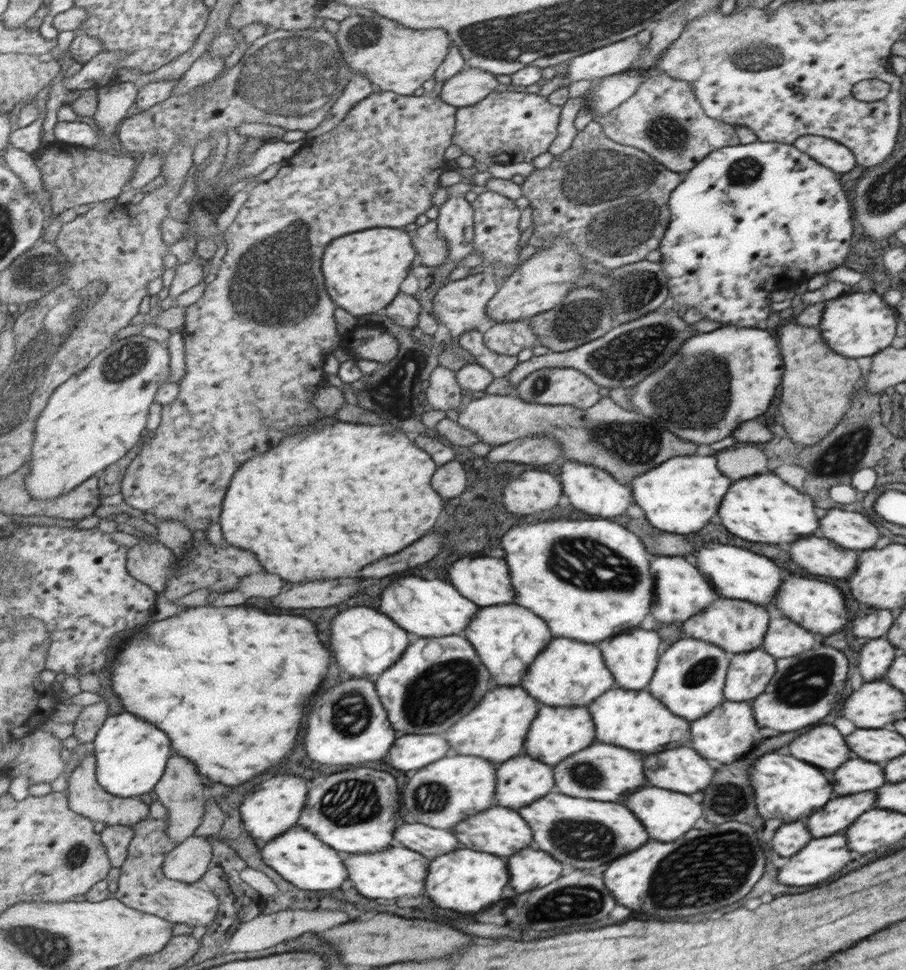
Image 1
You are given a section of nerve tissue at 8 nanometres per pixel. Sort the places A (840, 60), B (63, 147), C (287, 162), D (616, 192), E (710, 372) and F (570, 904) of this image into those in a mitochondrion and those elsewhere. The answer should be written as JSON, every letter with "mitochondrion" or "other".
{"A":"other","B":"other","C":"other","D":"mitochondrion","E":"mitochondrion","F":"mitochondrion"}

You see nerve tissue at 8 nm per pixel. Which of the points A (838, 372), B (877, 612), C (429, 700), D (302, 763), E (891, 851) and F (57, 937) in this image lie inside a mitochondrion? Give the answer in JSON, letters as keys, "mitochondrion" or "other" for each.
{"A":"other","B":"other","C":"mitochondrion","D":"other","E":"other","F":"mitochondrion"}

